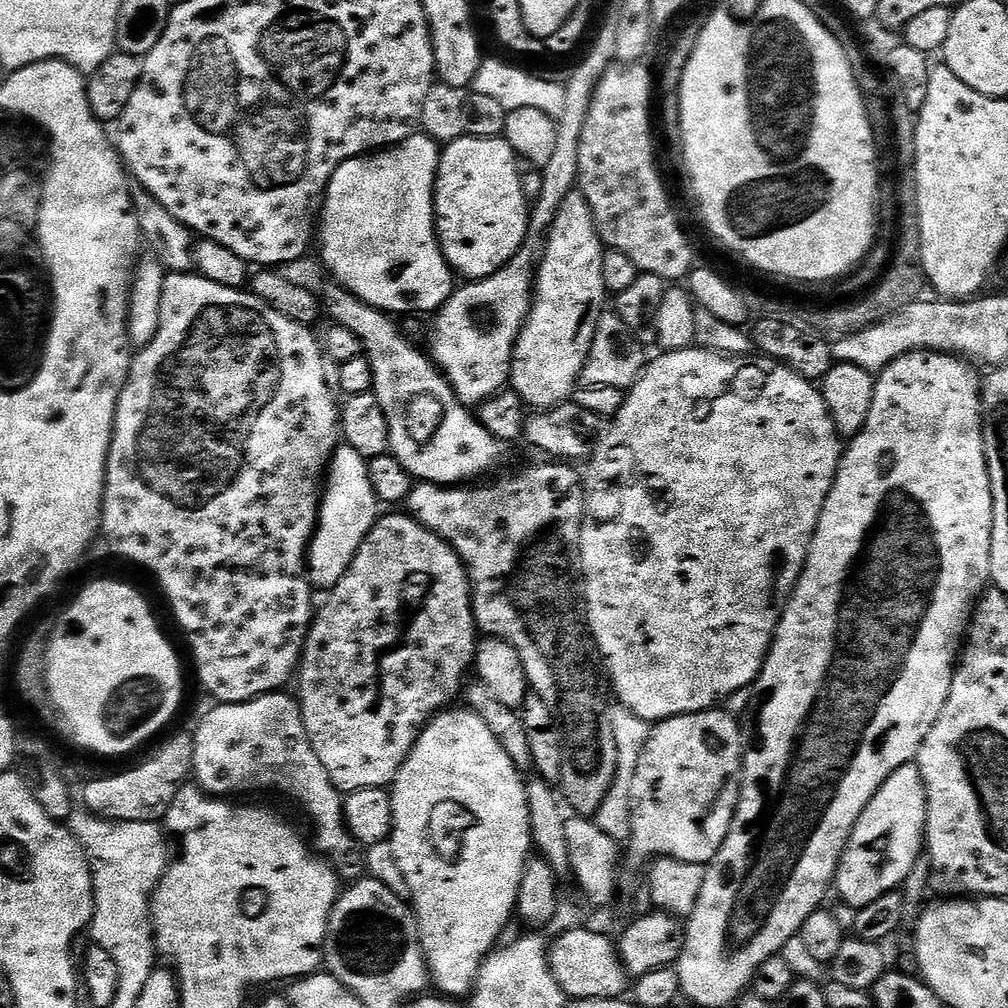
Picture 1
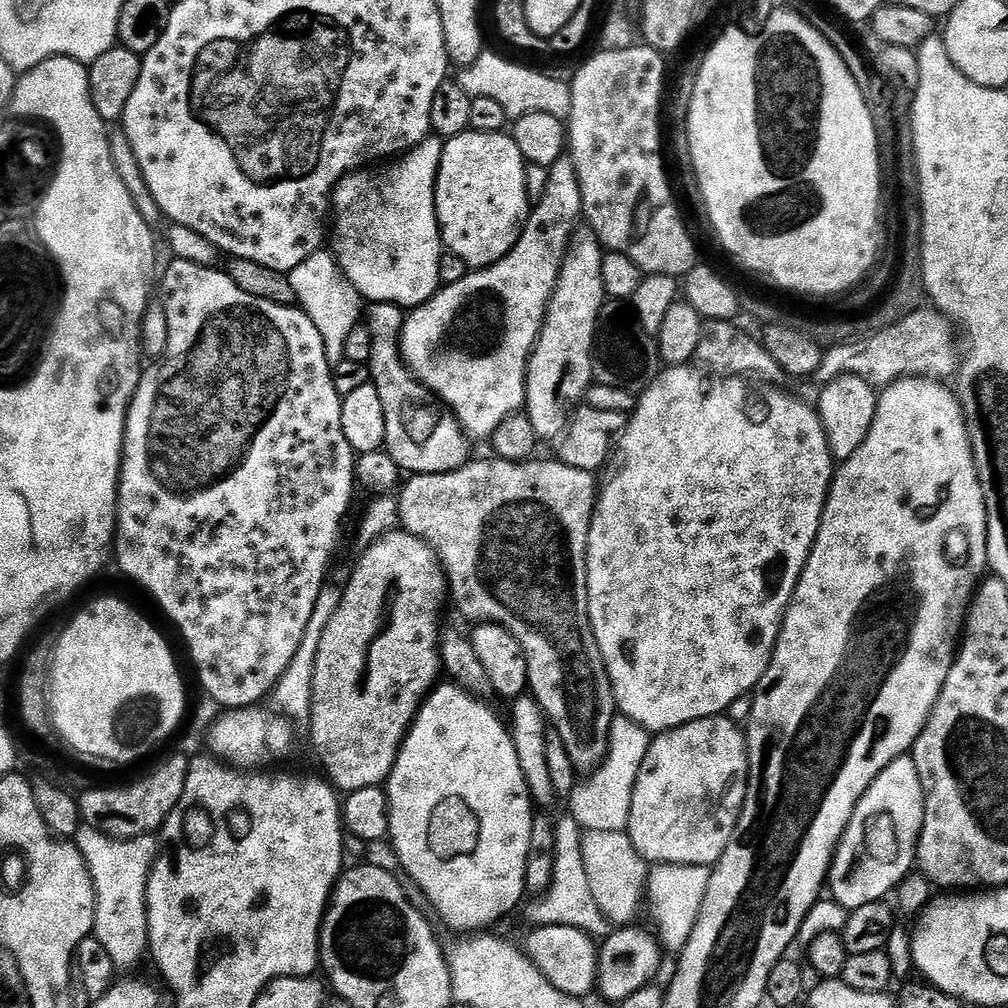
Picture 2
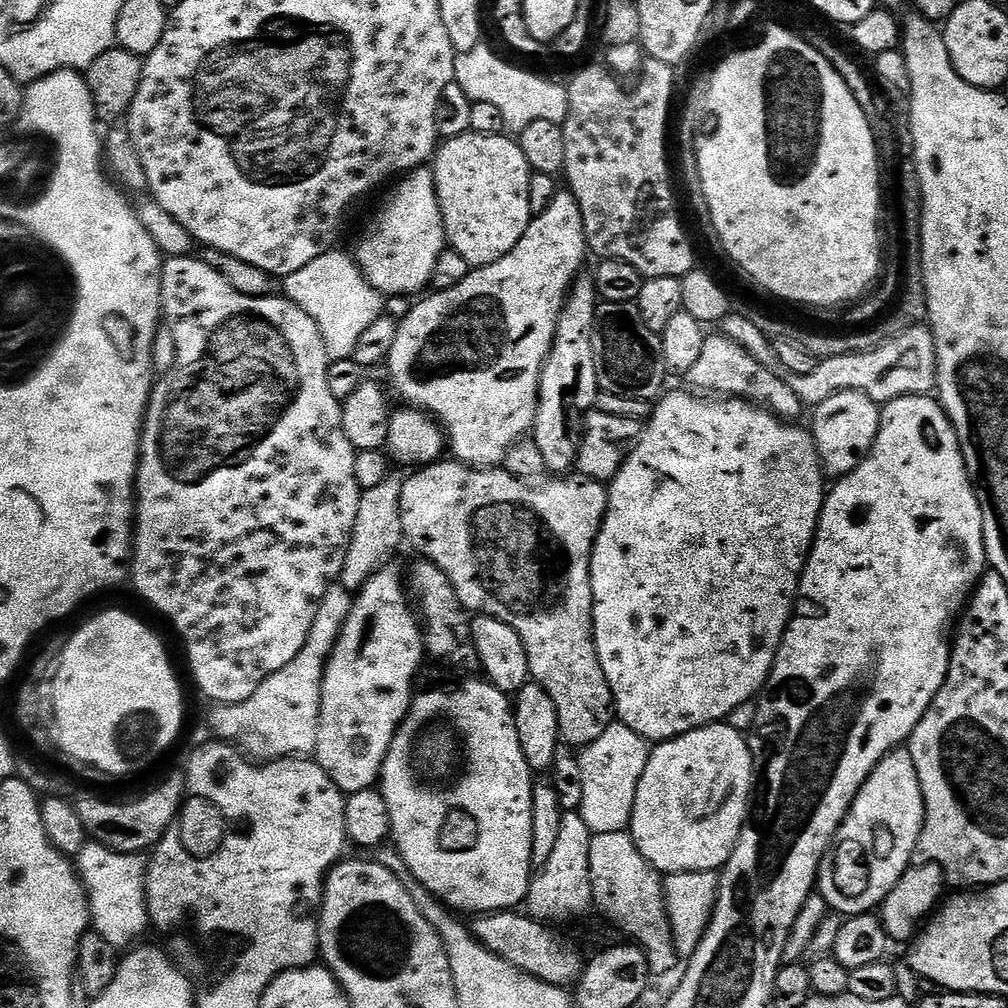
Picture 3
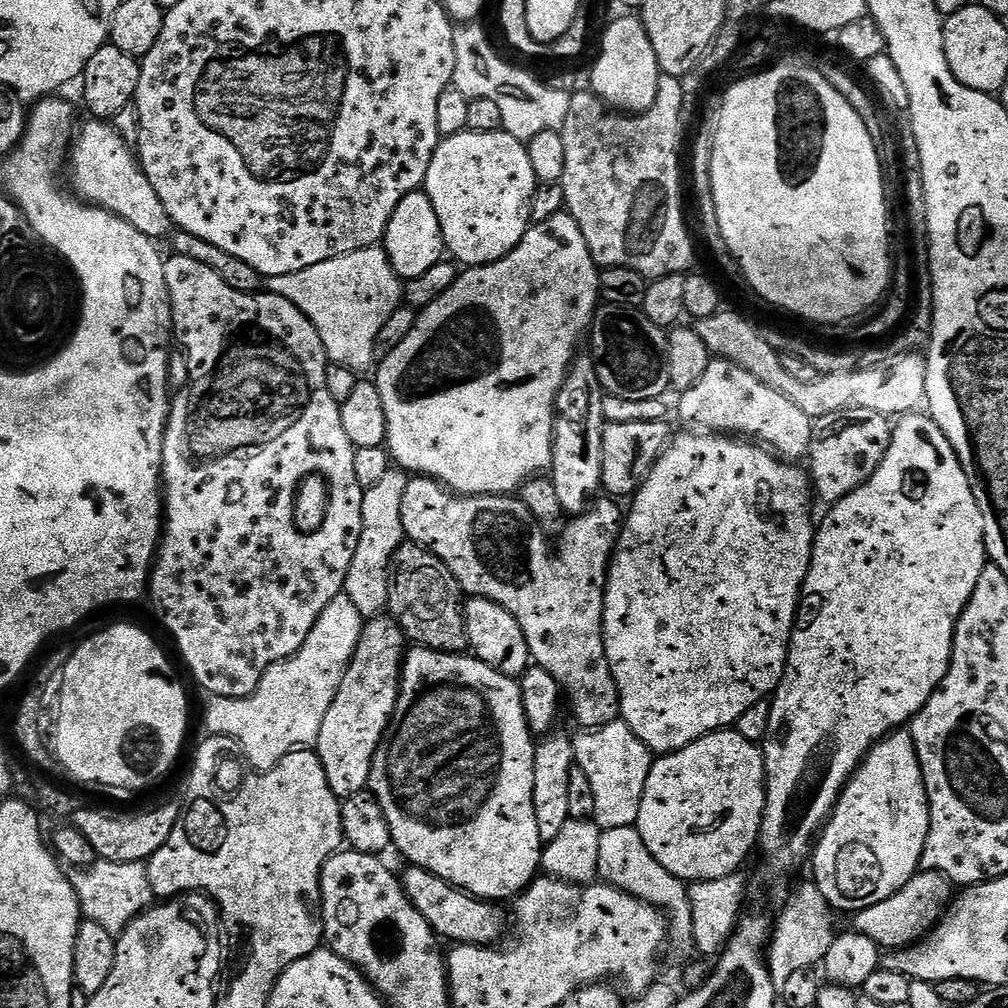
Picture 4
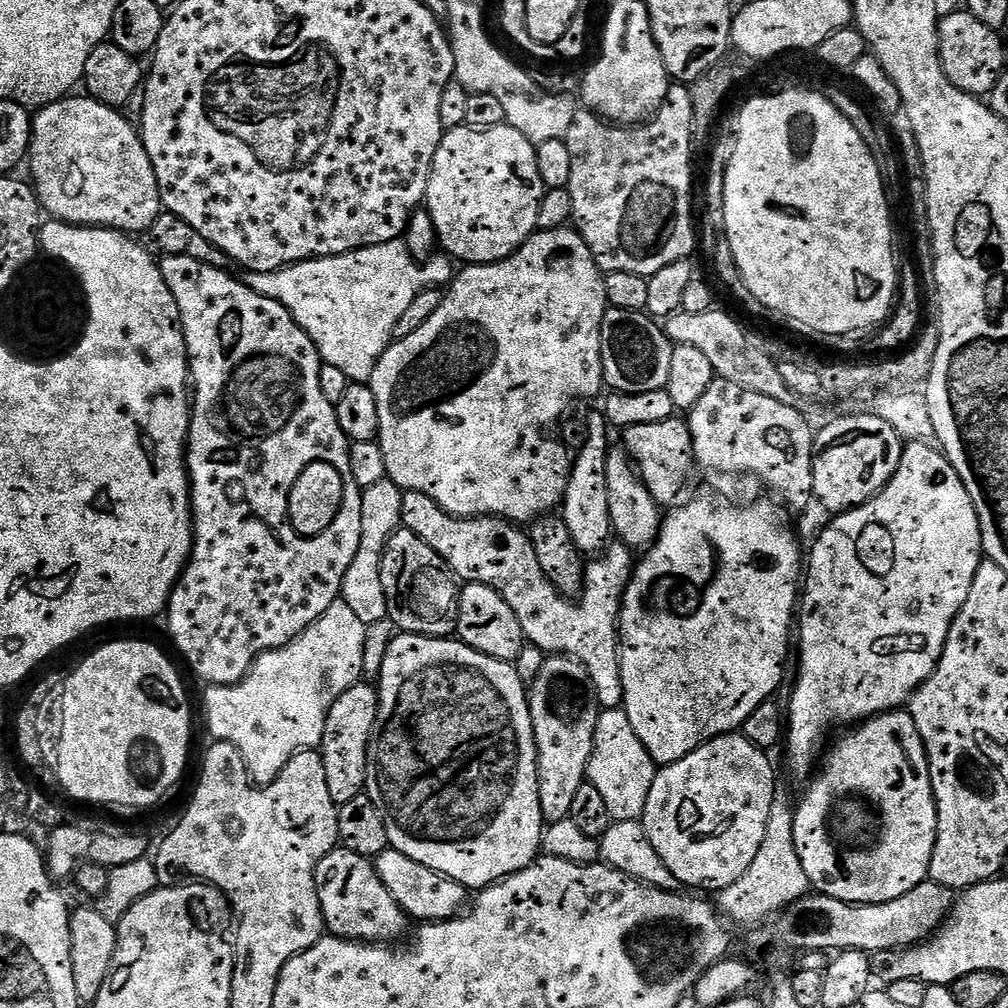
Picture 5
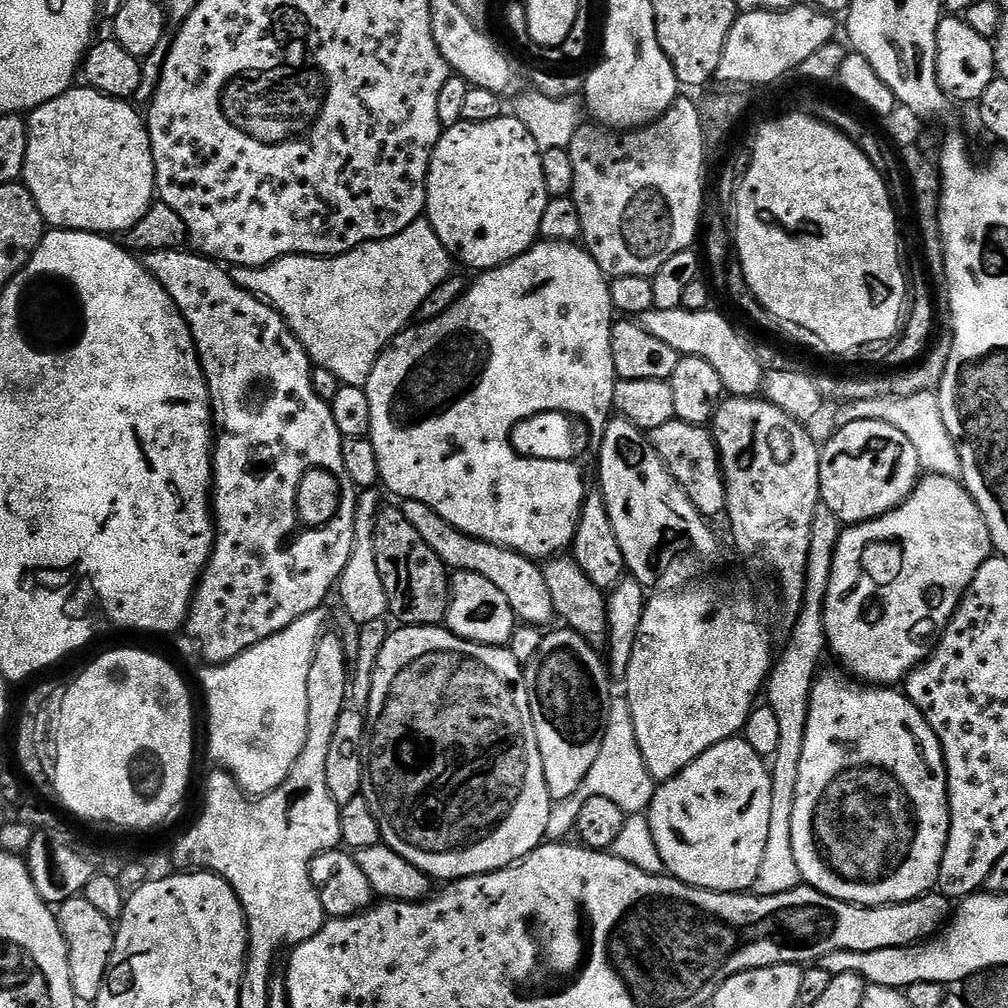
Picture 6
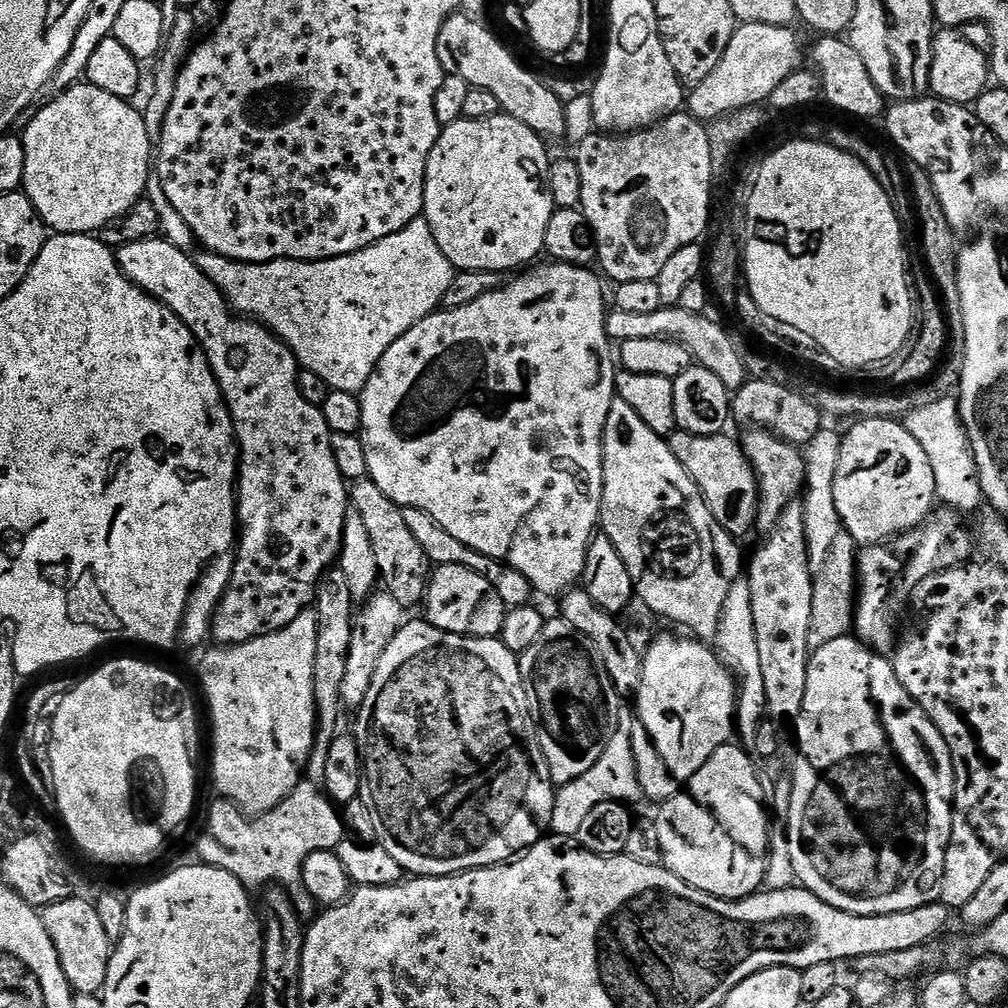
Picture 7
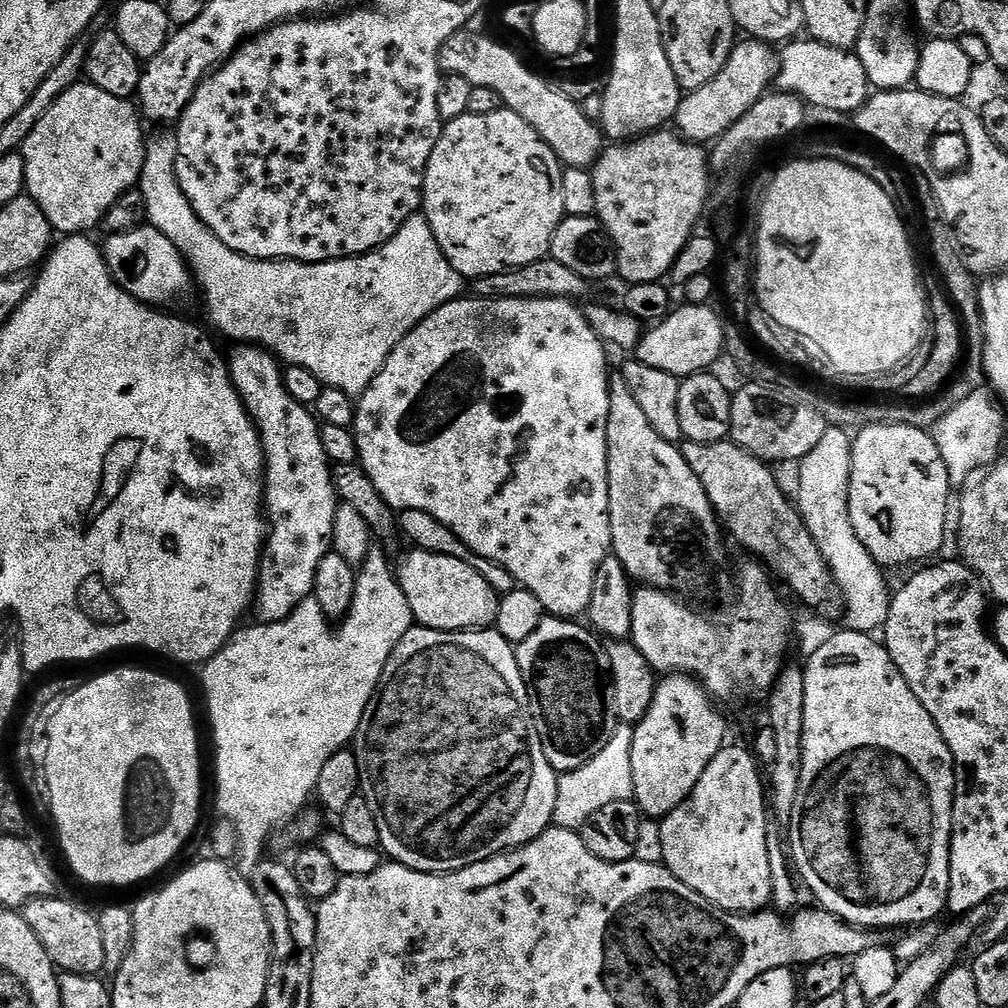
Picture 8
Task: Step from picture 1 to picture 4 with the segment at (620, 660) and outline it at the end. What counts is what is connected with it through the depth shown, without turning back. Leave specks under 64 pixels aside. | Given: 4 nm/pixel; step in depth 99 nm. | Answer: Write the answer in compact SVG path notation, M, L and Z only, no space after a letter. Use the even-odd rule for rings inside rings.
M684 430L681 436L673 435L669 439L668 447L631 497L632 505L626 508L620 536L608 565L608 584L604 588L604 645L612 677L618 686L620 715L653 753L676 752L706 734L731 729L754 702L768 700L780 685L784 667L788 665L788 644L796 623L796 609L800 607L804 579L812 561L814 489L809 473L805 469L803 472L800 466L748 438Z

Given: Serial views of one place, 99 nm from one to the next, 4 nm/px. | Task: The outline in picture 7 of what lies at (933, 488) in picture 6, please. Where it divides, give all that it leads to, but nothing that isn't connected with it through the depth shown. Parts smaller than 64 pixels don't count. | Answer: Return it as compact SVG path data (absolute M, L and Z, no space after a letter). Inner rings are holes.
M955 510L933 511L924 523L910 532L893 536L887 543L865 547L856 561L858 599L854 617L854 632L869 648L888 654L897 647L896 627L900 611L915 588L947 568L961 567L973 559L974 536L964 529L961 513Z

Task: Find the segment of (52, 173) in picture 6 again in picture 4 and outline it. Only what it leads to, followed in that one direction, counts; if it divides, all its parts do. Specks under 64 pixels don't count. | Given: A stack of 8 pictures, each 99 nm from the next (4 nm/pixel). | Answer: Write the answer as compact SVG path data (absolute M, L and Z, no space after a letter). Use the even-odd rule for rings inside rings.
M95 118L89 119L84 129L75 133L70 145L70 164L72 160L72 184L75 195L97 208L115 212L134 230L146 234L154 242L167 237L173 231L172 219L166 214L166 206L154 194L150 178L140 168L140 161L133 145L120 136L120 131L111 123Z

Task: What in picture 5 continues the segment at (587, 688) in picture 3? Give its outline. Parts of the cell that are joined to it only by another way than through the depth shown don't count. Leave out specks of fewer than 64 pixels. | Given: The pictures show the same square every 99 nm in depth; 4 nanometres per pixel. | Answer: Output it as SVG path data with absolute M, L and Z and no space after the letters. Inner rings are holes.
M404 492L402 498L403 527L409 528L426 546L433 548L448 563L448 571L461 581L470 584L490 586L514 610L518 622L524 631L525 641L533 648L540 648L546 654L573 656L588 672L592 683L592 692L601 709L618 708L623 705L622 678L620 677L620 605L624 603L624 591L632 576L634 552L623 542L612 542L604 551L595 557L596 560L584 569L584 590L577 600L561 596L560 591L542 574L542 566L538 566L538 554L534 554L532 537L523 527L501 516L451 516L434 502L434 498L426 498L426 494Z

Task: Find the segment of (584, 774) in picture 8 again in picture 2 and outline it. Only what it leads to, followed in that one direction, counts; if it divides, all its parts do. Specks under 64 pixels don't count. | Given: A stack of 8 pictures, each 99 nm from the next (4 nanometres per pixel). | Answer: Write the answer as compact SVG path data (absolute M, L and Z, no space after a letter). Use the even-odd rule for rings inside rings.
M617 715L612 719L608 735L608 756L597 766L595 772L577 783L571 796L567 797L567 811L580 824L584 832L610 830L627 832L630 822L630 806L634 802L634 786L638 782L638 770L646 762L653 737L638 722Z

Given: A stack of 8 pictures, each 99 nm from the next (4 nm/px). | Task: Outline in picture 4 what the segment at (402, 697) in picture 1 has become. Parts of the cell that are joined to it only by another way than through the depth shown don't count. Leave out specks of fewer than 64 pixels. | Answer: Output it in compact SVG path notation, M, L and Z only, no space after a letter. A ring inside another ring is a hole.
M381 614L365 623L338 694L330 702L330 710L326 710L326 718L322 718L322 730L314 745L326 770L326 782L330 782L330 790L336 796L347 798L368 788L372 759L400 697L400 669L405 655L406 637L391 616Z

